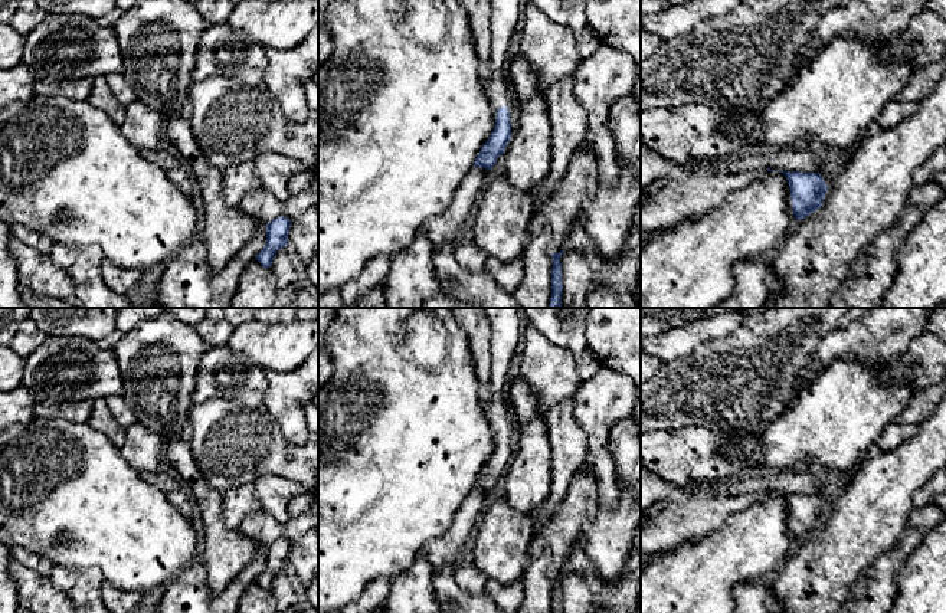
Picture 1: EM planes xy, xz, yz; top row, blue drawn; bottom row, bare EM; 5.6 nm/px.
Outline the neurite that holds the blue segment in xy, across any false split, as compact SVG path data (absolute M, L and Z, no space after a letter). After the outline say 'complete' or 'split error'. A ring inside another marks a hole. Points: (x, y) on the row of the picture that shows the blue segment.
M282 216L266 223L266 245L255 258L263 268L271 268L275 253L288 246L289 226L291 220Z; complete

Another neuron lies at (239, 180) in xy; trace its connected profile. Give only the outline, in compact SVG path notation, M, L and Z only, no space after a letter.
M240 163L223 170L223 197L225 203L238 207L245 196L261 189L256 177L255 163Z

